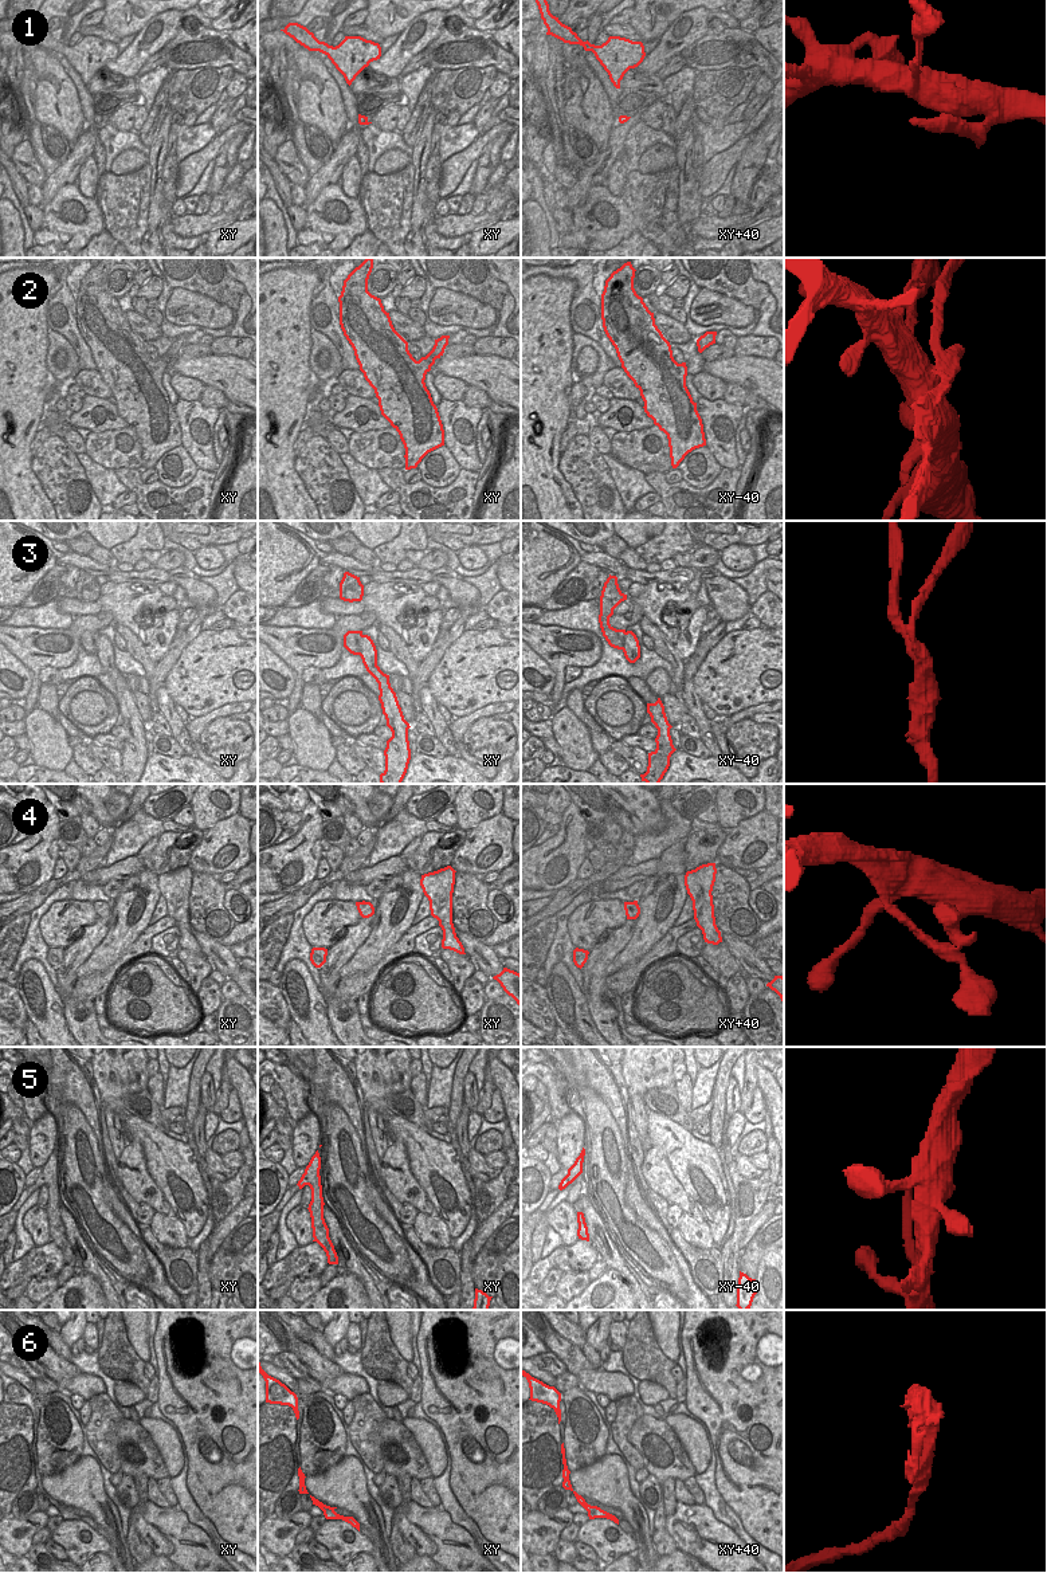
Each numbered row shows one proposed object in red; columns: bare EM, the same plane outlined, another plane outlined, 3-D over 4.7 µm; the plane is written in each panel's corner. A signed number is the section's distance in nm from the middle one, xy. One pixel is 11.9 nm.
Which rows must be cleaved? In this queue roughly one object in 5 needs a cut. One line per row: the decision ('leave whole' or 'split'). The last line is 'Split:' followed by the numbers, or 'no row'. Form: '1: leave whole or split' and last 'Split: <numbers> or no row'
1: leave whole
2: split
3: split
4: leave whole
5: split
6: split
Split: 2, 3, 5, 6

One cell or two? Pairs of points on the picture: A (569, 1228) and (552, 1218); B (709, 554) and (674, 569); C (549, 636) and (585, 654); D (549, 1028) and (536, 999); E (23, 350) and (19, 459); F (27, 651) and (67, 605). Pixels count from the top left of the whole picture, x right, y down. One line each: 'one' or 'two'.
A: one
B: two
C: one
D: one
E: one
F: two

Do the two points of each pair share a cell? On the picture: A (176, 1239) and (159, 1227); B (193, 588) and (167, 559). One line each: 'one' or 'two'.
A: one
B: two

